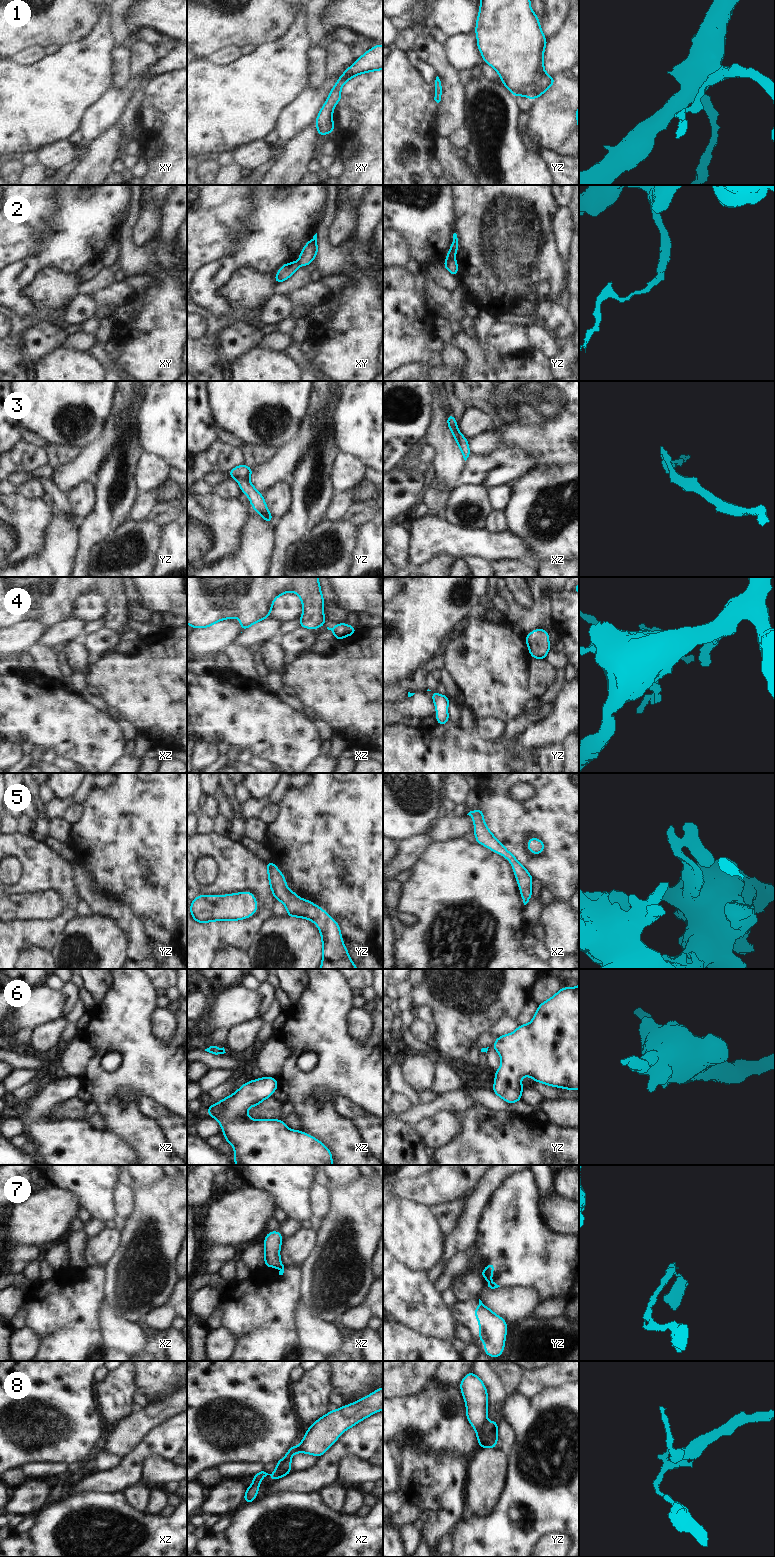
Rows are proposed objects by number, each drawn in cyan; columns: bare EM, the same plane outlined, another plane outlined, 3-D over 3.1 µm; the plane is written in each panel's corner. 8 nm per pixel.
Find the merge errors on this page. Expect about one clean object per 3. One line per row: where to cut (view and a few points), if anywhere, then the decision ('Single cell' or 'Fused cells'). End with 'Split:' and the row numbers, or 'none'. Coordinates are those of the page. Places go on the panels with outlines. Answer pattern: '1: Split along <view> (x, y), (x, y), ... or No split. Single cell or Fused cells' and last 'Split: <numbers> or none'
1: No split. Single cell
2: Split along yz (453, 258), (445, 262). Fused cells
3: Split along yz (235, 477), (247, 480). Fused cells
4: Split along yz (433, 691), (432, 695). Fused cells
5: No split. Single cell
6: No split. Single cell
7: Split along yz (484, 1270), (485, 1277). Fused cells
8: Split along yz (486, 1422), (475, 1429). Fused cells
Split: 2, 3, 4, 7, 8

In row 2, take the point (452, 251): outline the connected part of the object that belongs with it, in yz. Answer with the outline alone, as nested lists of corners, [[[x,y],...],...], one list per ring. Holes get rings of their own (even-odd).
[[[454,233],[453,234],[452,245],[451,245],[450,249],[448,250],[445,262],[450,261],[450,260],[455,258],[455,255],[457,253],[458,247],[459,247],[459,243],[458,243],[457,234]]]

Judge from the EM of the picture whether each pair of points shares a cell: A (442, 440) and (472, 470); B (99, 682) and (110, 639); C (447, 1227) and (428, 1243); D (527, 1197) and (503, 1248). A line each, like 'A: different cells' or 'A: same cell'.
A: different cells
B: different cells
C: different cells
D: same cell

